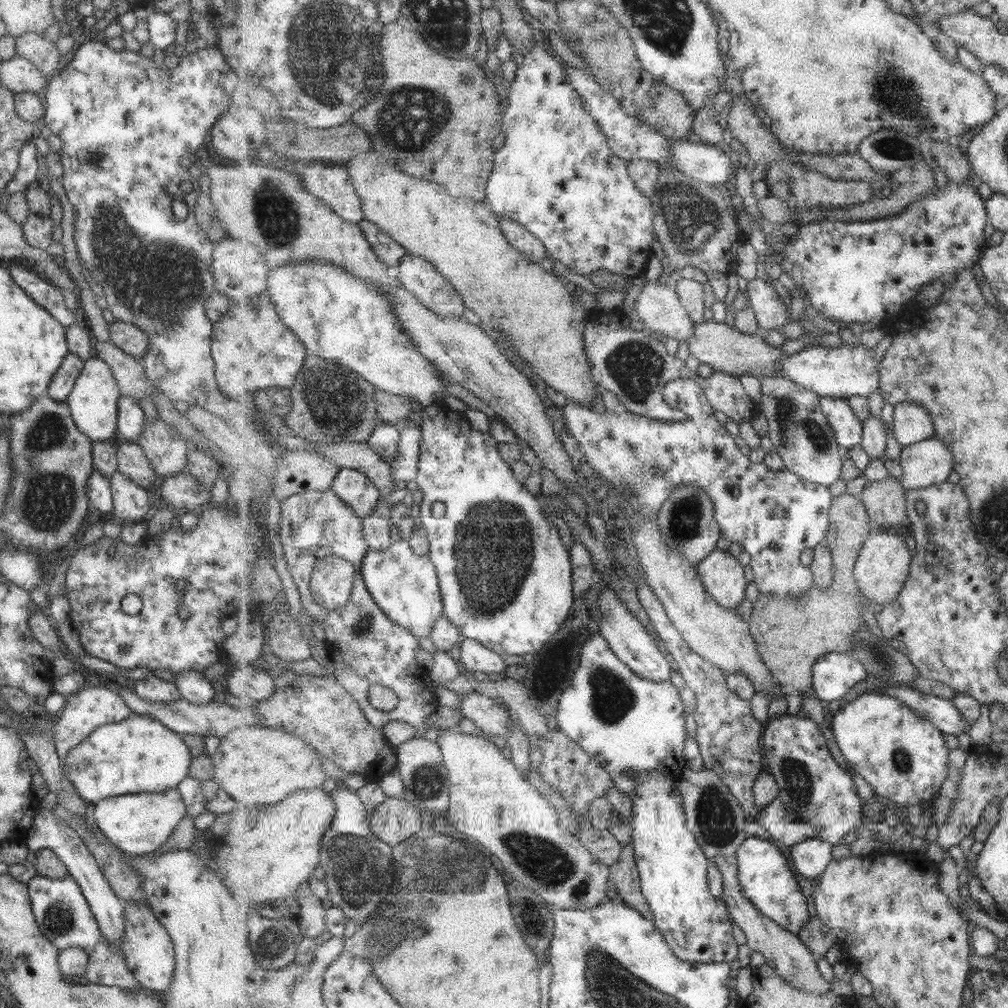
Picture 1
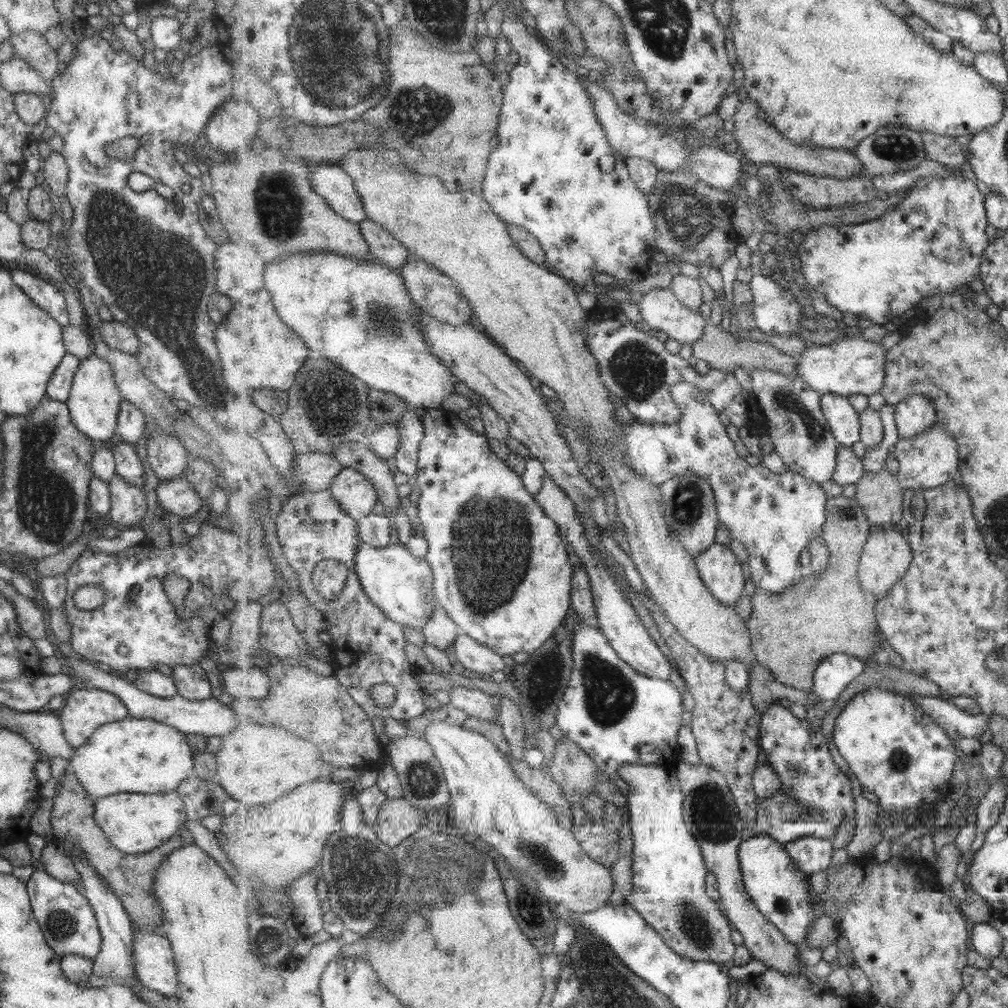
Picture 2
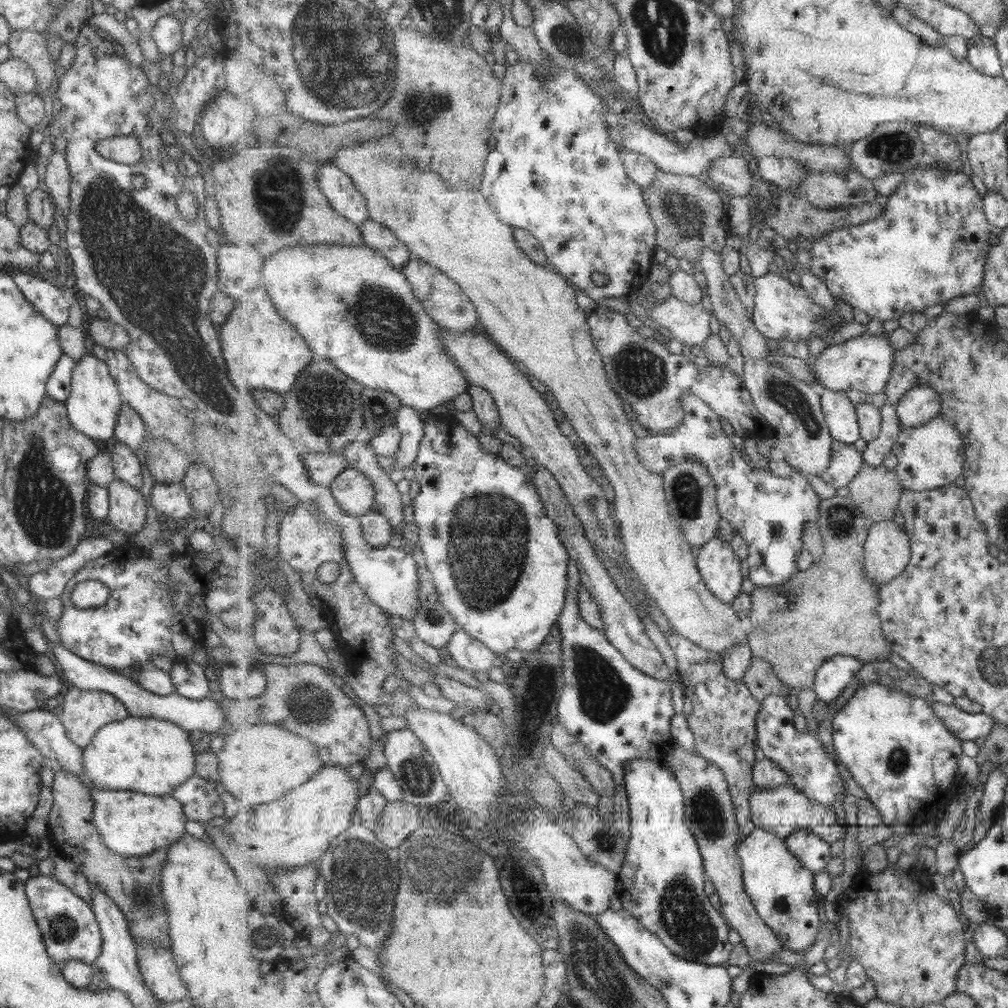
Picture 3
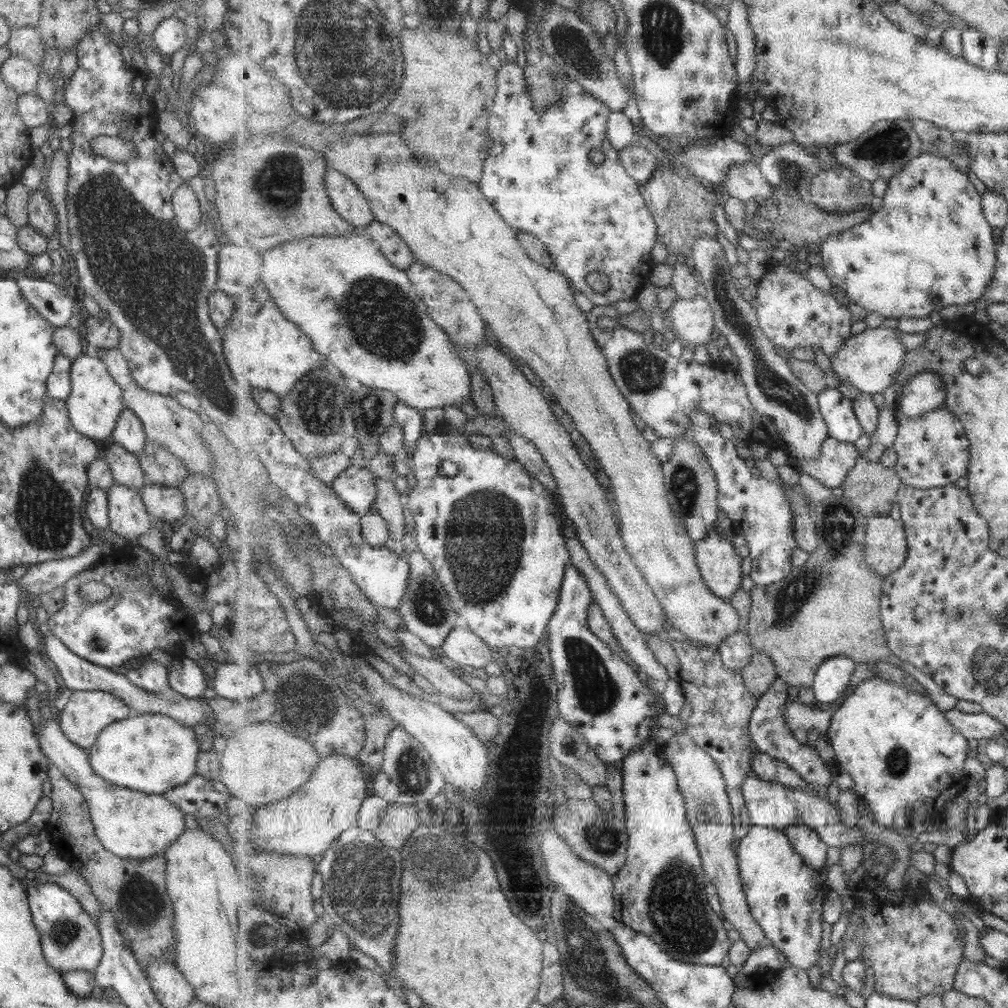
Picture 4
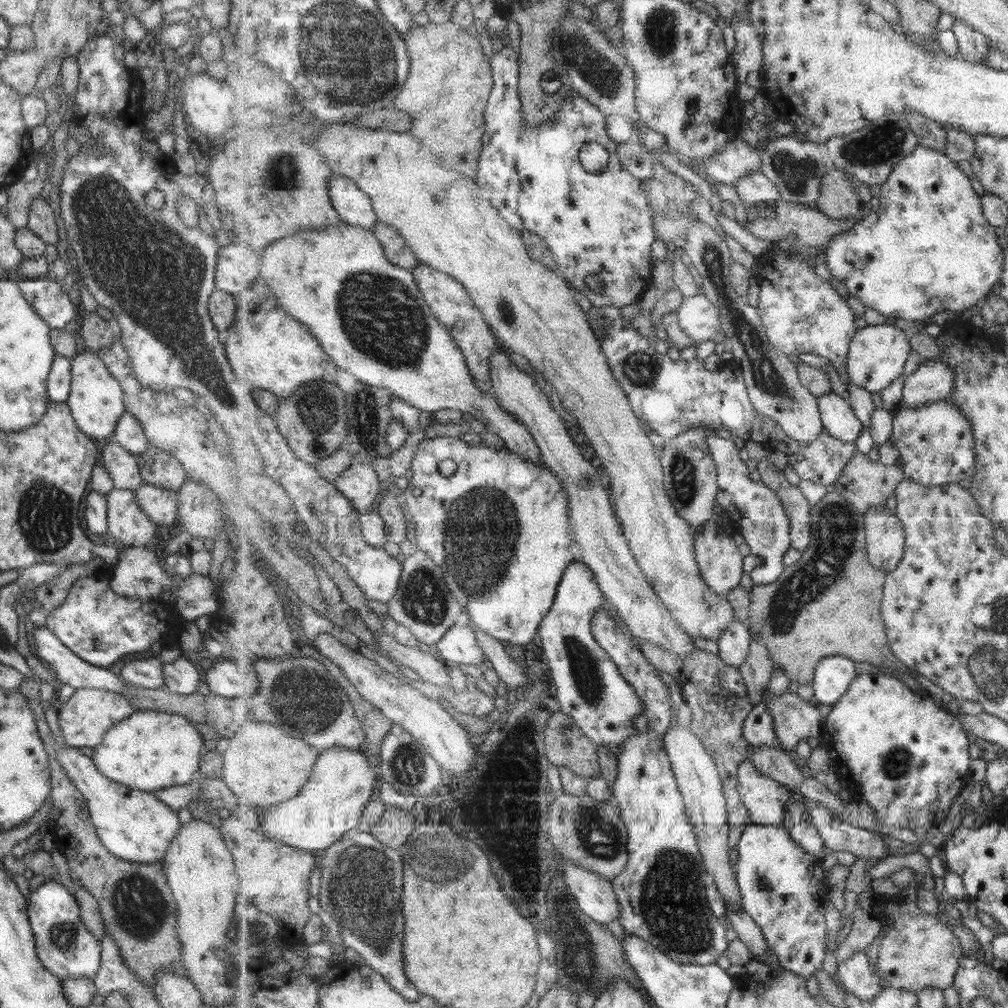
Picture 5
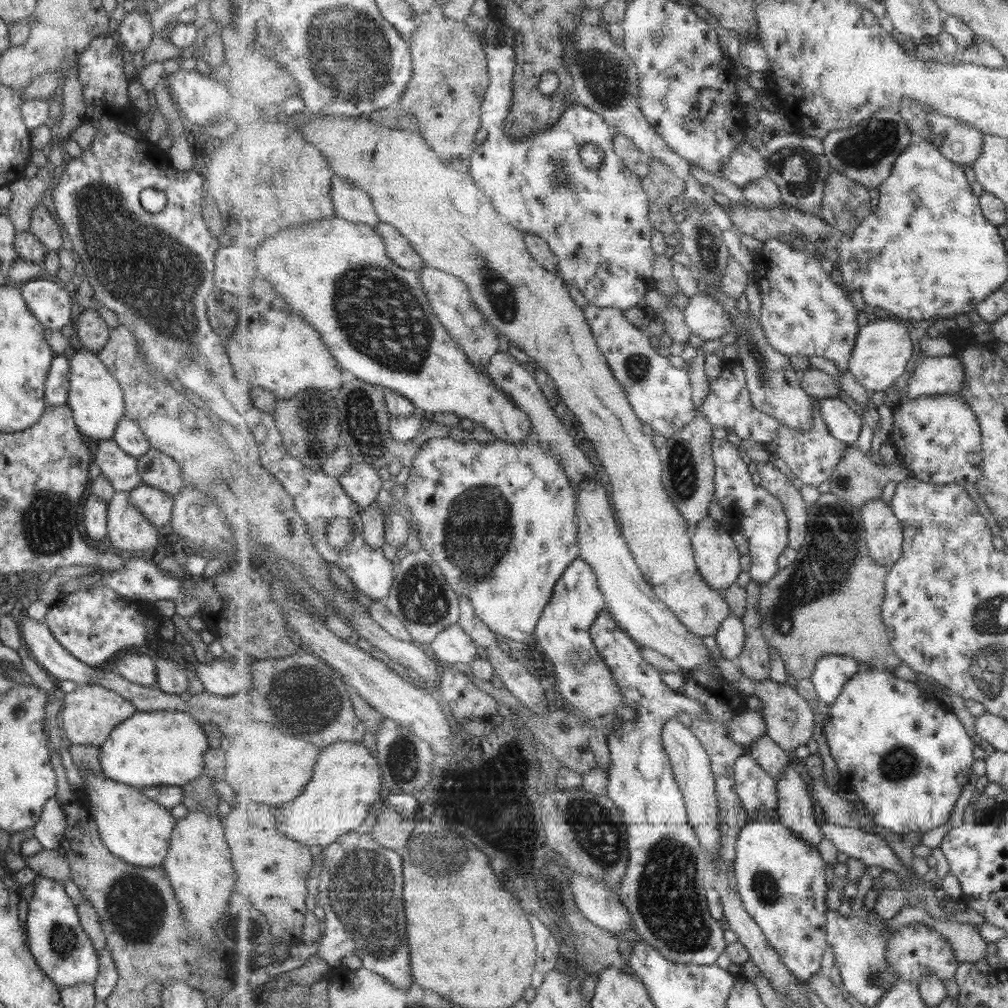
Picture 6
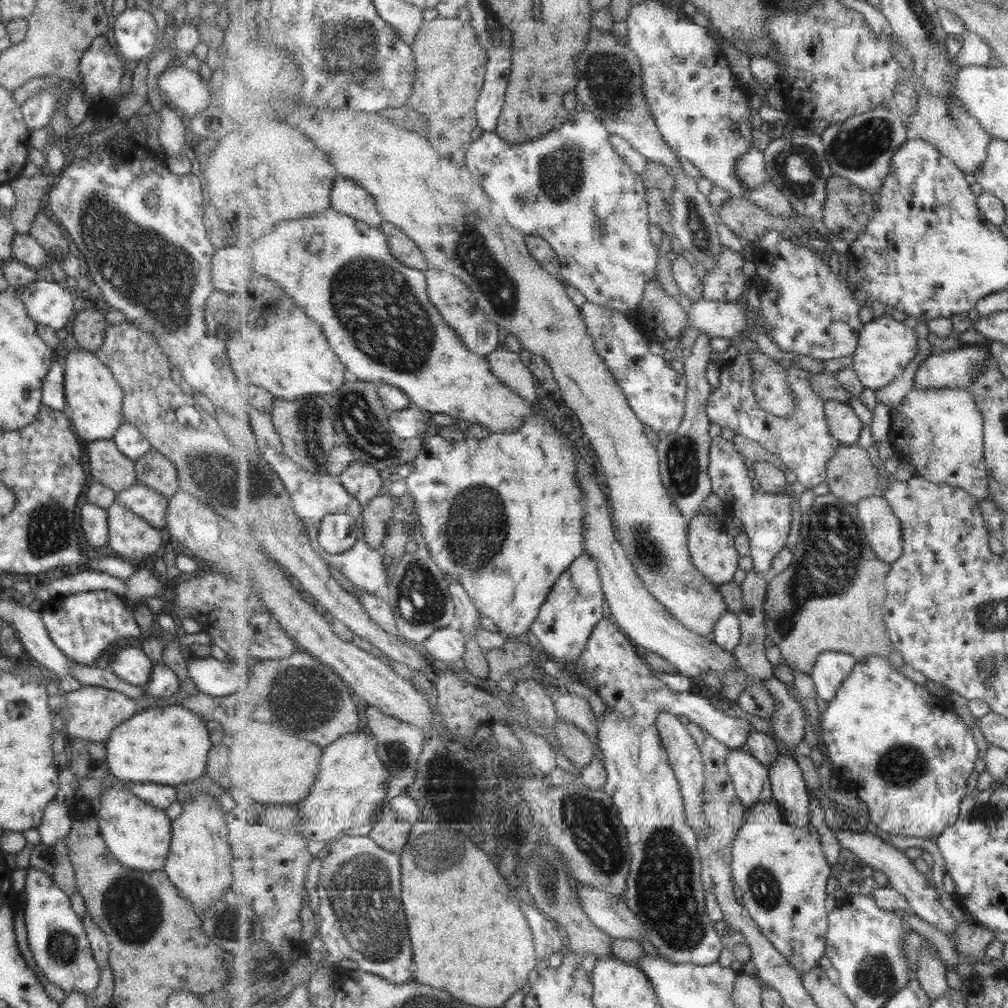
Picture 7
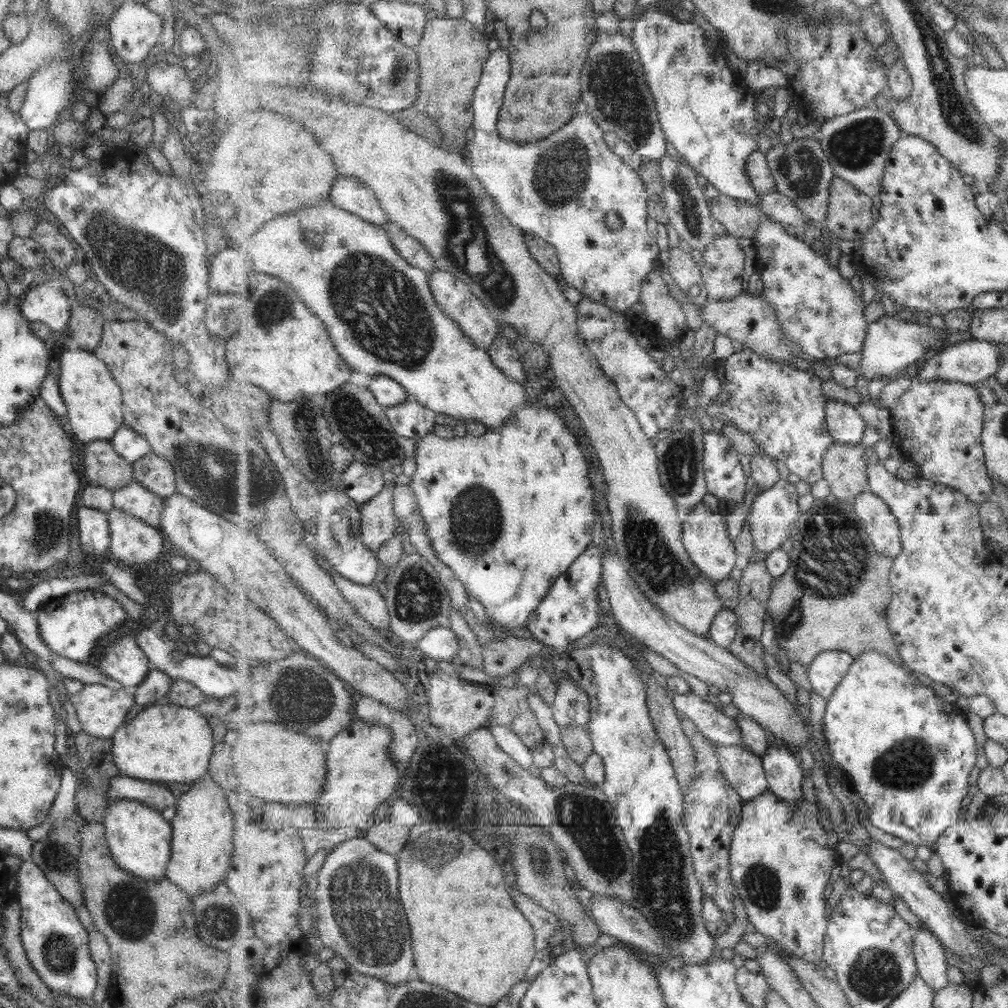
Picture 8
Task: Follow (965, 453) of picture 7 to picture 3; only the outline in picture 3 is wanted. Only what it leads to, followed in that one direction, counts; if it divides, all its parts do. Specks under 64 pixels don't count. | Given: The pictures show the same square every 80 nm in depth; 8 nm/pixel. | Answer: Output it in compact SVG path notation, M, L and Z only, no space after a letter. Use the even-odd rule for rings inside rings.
M941 414L914 427L902 427L898 442L894 444L892 453L898 459L895 466L898 481L907 489L934 489L951 484L964 476L965 450L960 430Z

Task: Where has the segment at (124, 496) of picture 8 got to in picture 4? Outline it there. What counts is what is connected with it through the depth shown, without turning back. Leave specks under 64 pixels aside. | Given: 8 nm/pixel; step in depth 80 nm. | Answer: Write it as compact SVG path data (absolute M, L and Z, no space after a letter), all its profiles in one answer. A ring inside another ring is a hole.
M147 485L139 490L143 506L158 524L184 517L184 500L179 487Z

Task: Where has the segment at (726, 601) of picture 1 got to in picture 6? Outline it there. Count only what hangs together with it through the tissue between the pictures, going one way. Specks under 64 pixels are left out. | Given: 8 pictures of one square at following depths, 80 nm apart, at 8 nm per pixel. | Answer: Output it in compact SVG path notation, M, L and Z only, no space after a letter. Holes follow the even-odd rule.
M707 517L694 525L691 534L700 573L720 592L737 583L742 574L741 554L721 525L721 521Z

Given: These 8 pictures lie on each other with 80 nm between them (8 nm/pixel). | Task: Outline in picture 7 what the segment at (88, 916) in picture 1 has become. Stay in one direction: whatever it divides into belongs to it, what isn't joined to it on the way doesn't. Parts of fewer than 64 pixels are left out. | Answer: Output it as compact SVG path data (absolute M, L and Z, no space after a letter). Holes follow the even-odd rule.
M28 865L23 894L25 906L23 922L27 946L43 976L63 993L83 992L92 995L100 977L100 970L90 953L82 922L71 909L69 897L44 872Z

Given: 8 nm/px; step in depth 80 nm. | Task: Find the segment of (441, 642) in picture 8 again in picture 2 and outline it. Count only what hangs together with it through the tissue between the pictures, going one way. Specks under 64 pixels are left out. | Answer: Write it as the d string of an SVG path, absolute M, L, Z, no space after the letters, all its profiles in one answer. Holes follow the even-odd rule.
M461 632L453 644L455 657L468 674L491 674L507 666L506 658L488 646L477 642L472 636Z

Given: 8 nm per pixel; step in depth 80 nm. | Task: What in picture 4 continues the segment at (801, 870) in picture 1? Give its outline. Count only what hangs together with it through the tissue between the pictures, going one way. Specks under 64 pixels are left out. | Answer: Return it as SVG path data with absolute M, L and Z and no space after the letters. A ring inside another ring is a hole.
M807 825L791 826L786 835L796 851L804 856L805 862L814 869L826 870L827 850L829 845L819 836L816 830Z

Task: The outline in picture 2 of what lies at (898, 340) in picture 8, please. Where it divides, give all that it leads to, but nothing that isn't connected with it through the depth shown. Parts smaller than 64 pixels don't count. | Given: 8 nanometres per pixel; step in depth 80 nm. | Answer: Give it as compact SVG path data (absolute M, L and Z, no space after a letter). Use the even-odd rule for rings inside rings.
M851 337L828 345L810 343L805 352L798 357L797 372L799 378L808 382L821 394L835 393L844 397L850 394L871 396L882 392L887 364L887 353L881 342Z

